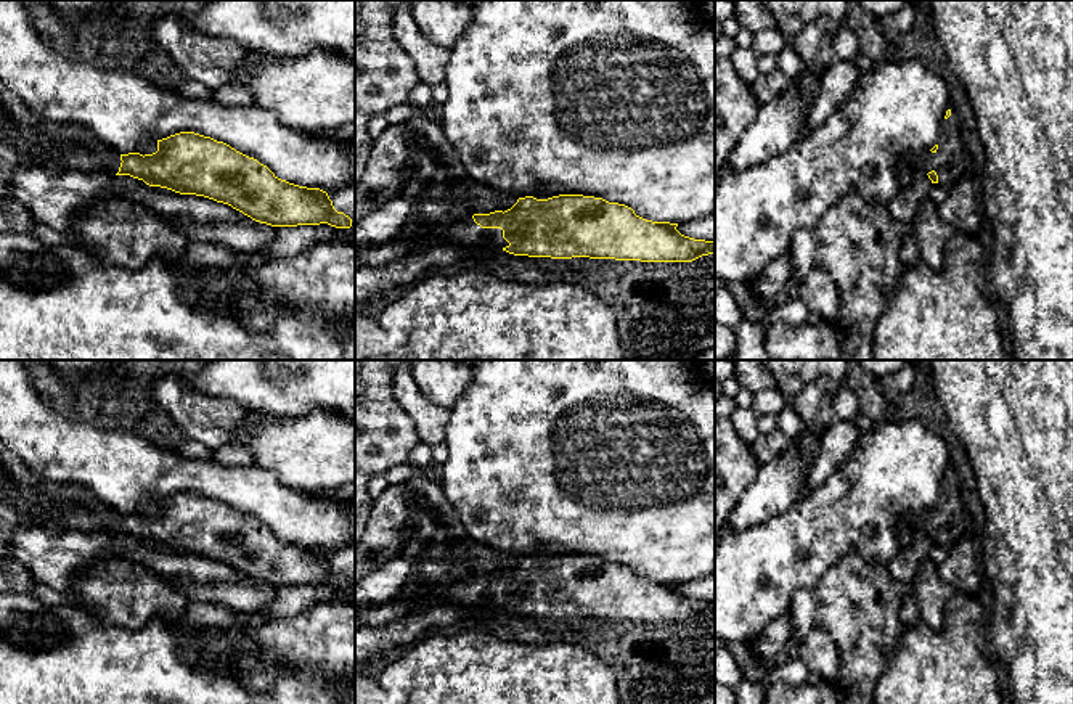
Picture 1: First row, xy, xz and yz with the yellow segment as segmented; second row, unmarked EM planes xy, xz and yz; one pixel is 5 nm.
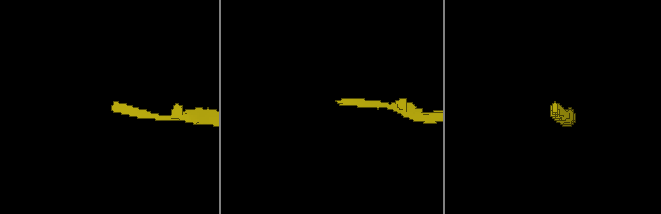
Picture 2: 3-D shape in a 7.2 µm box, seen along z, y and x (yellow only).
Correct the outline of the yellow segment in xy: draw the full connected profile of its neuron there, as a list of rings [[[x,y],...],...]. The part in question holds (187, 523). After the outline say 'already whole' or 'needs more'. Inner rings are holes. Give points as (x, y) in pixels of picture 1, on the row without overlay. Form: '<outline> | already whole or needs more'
[[[194,492],[157,500],[156,513],[120,514],[120,521],[116,535],[130,535],[180,555],[204,556],[271,587],[352,587],[352,579],[334,569],[326,551],[281,540],[257,519]]] | already whole

